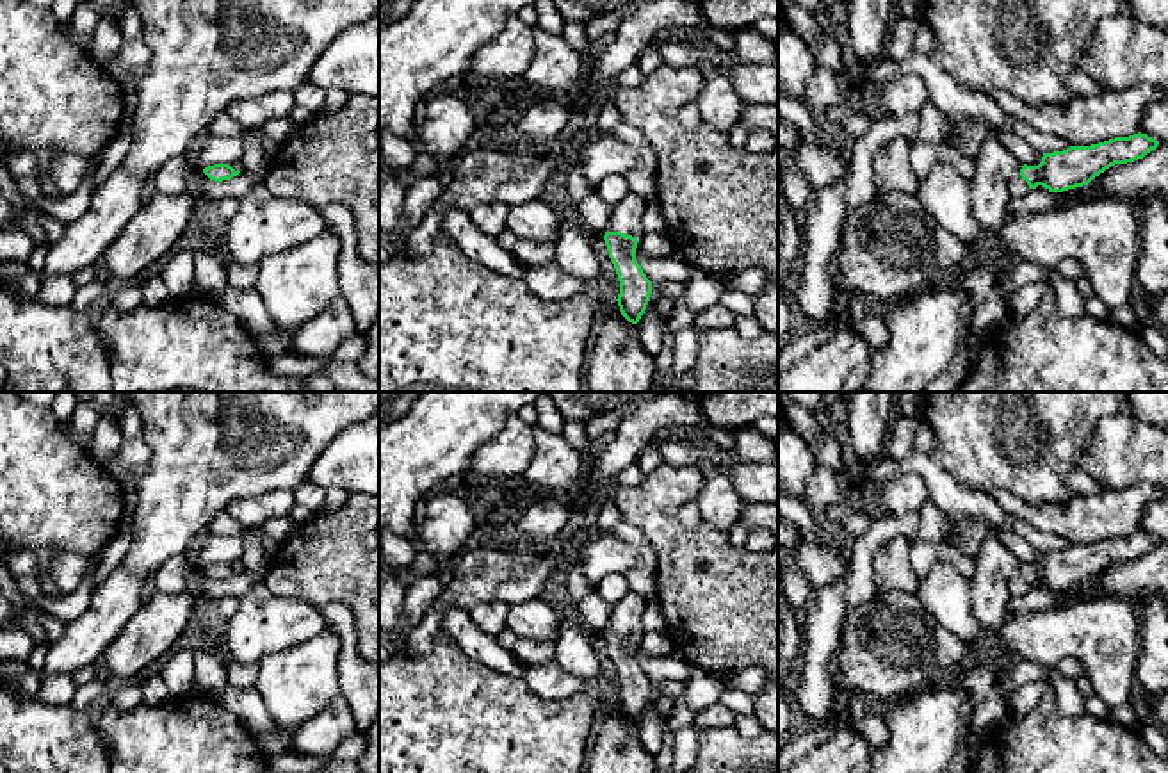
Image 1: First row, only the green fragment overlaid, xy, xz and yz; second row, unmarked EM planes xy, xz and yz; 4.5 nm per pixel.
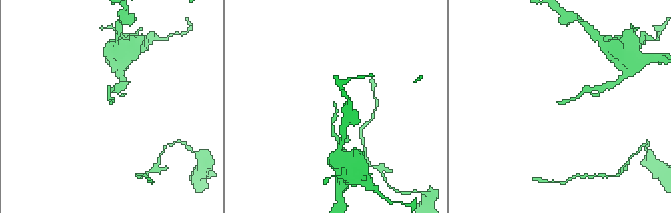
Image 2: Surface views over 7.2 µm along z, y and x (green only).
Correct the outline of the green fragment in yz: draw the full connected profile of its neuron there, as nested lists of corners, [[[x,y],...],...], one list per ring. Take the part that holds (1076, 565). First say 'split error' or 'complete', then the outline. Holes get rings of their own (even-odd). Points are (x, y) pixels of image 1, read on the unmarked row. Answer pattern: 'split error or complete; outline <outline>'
split error; outline [[[1138,531],[1091,545],[1070,545],[1063,550],[1043,552],[1038,565],[1027,565],[992,534],[981,549],[977,579],[972,584],[974,616],[985,629],[999,629],[1008,604],[1008,582],[1013,575],[1022,575],[1029,588],[1042,584],[1049,591],[1063,591],[1088,584],[1115,563],[1143,557],[1157,545],[1156,538]]]

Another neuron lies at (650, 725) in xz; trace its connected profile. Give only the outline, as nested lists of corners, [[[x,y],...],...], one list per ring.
[[[645,709],[637,721],[637,737],[643,750],[652,757],[655,757],[662,750],[662,732],[666,723],[668,718],[664,718],[657,709]]]

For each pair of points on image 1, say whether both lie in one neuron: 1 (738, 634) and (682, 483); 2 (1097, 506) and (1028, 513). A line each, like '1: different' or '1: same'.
1: same
2: same

